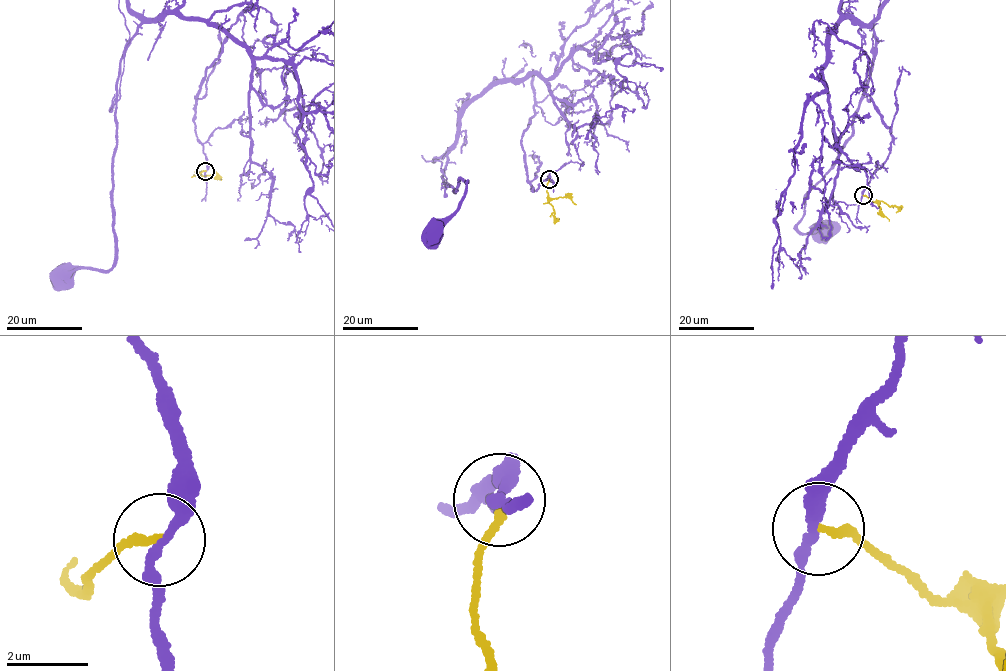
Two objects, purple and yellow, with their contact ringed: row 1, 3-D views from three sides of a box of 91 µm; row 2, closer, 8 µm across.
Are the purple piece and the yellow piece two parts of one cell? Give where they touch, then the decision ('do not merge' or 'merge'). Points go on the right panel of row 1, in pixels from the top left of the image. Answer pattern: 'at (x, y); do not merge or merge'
at (863, 195); do not merge

